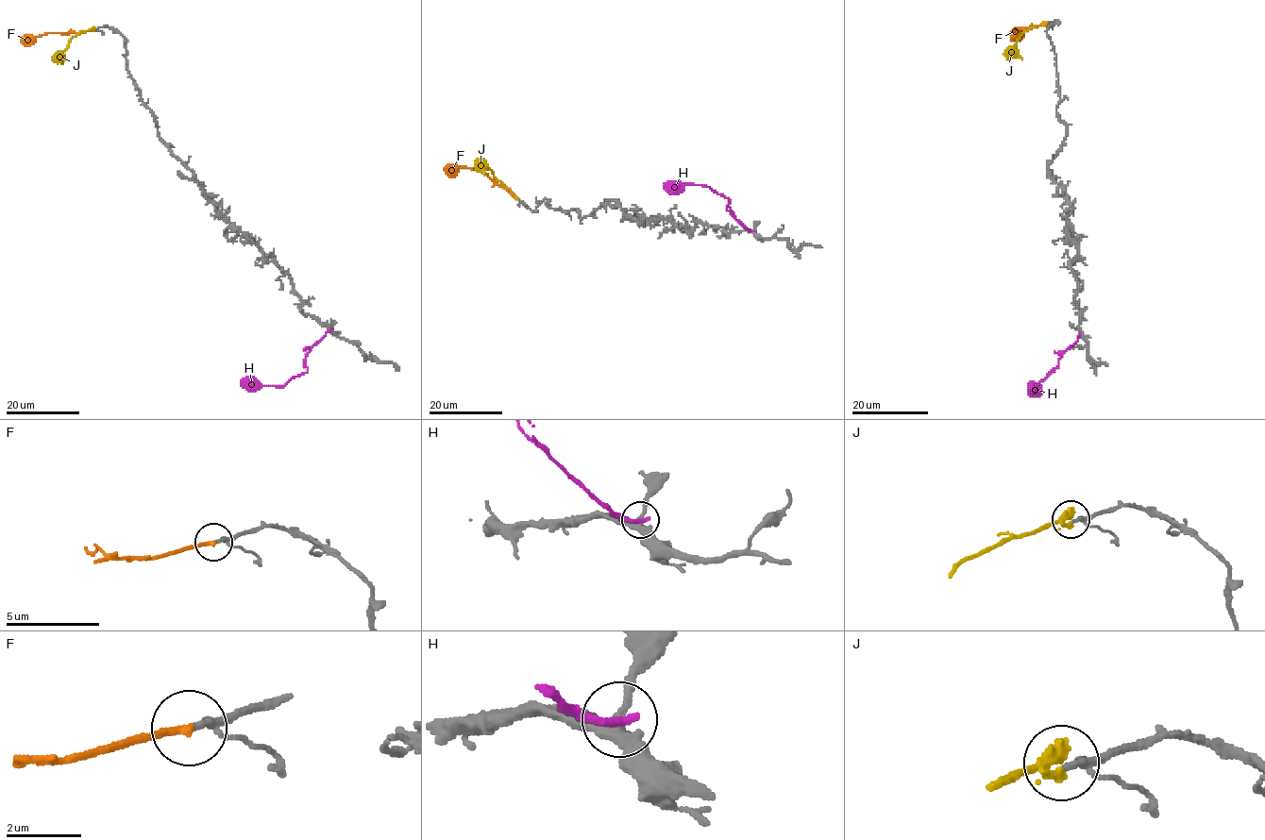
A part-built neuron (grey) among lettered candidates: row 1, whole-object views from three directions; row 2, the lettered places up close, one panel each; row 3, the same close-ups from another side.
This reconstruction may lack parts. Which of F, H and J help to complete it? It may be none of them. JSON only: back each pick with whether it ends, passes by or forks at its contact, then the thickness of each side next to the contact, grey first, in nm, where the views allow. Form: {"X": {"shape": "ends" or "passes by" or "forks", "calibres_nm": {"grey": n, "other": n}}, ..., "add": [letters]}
{"F": {"shape": "ends", "calibres_nm": {"grey": 130, "other": 200}}, "add": ["F"]}

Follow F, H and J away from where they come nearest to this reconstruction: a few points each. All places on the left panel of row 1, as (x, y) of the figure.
F: (94, 29), (49, 32), (21, 42)
H: (330, 329), (307, 352), (304, 361), (306, 371), (284, 385), (248, 386), (241, 381)
J: (94, 28), (74, 36), (62, 52), (60, 60), (63, 64)

